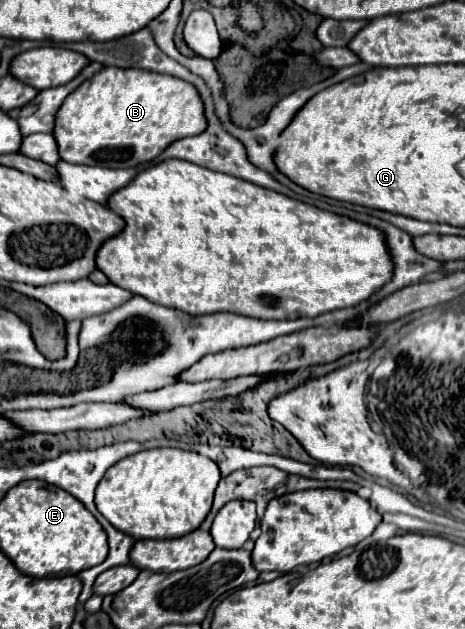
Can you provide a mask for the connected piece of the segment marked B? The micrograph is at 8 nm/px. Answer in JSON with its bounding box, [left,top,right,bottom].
[54,67,206,167]

